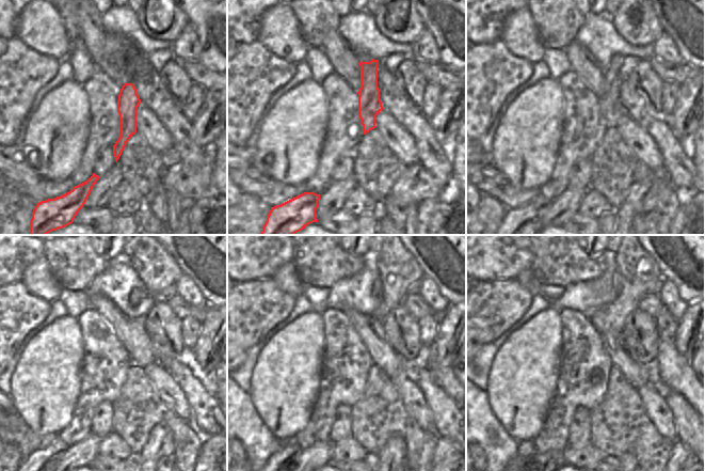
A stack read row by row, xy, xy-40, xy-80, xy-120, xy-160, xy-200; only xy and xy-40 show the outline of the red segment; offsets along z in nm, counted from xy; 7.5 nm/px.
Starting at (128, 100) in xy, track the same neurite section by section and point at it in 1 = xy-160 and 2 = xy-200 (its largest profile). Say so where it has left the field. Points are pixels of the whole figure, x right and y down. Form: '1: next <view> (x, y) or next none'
1: next xy-160 (377, 292)
2: next xy-200 (614, 273)

